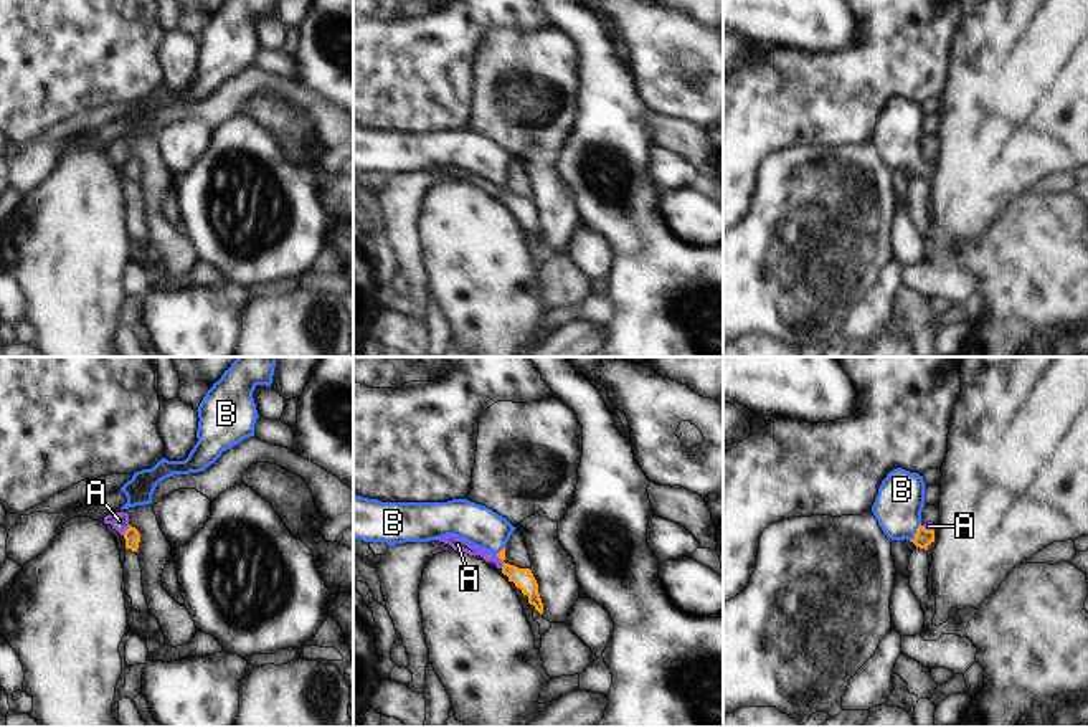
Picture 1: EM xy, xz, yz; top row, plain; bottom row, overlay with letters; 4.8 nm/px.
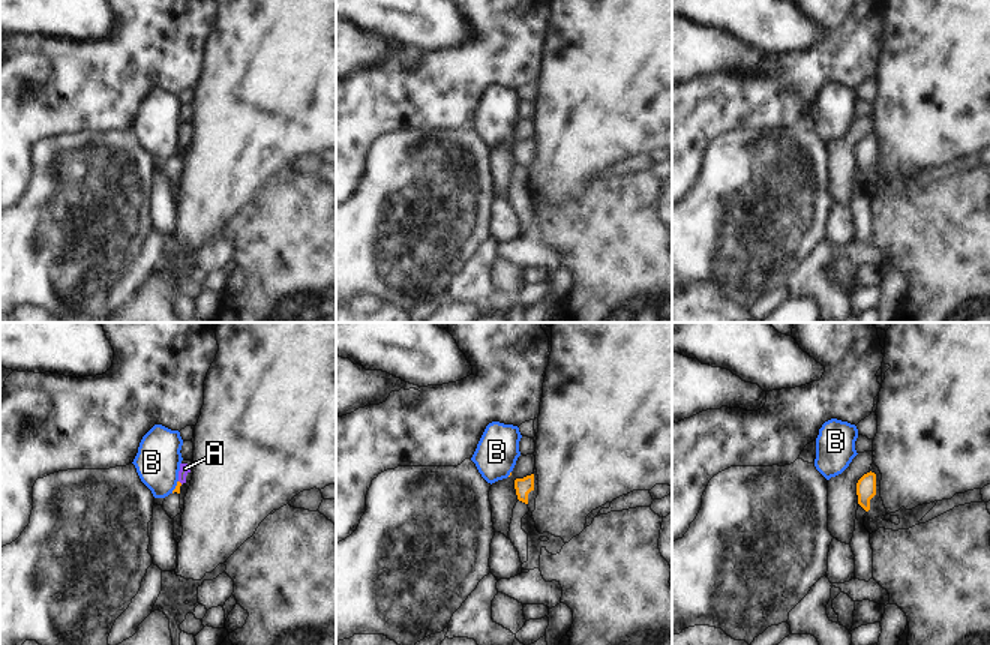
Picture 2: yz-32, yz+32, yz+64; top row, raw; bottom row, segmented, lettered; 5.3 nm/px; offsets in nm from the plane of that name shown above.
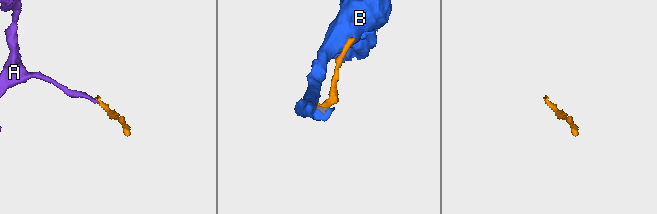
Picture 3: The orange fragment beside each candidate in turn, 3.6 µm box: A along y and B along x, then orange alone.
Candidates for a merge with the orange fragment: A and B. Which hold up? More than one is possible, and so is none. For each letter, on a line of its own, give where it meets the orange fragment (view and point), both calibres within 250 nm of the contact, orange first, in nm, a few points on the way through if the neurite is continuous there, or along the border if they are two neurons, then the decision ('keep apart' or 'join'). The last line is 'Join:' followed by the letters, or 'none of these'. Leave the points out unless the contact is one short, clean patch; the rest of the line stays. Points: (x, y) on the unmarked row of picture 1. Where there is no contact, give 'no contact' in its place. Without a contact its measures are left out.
A: xz (502, 190) | 100/60 nm | along xz (496, 185), (502, 197) | keep apart
B: yz (917, 162) | 90/240 nm | across yz (923, 167), (917, 162), (900, 146), (900, 129) | join
Join: B

